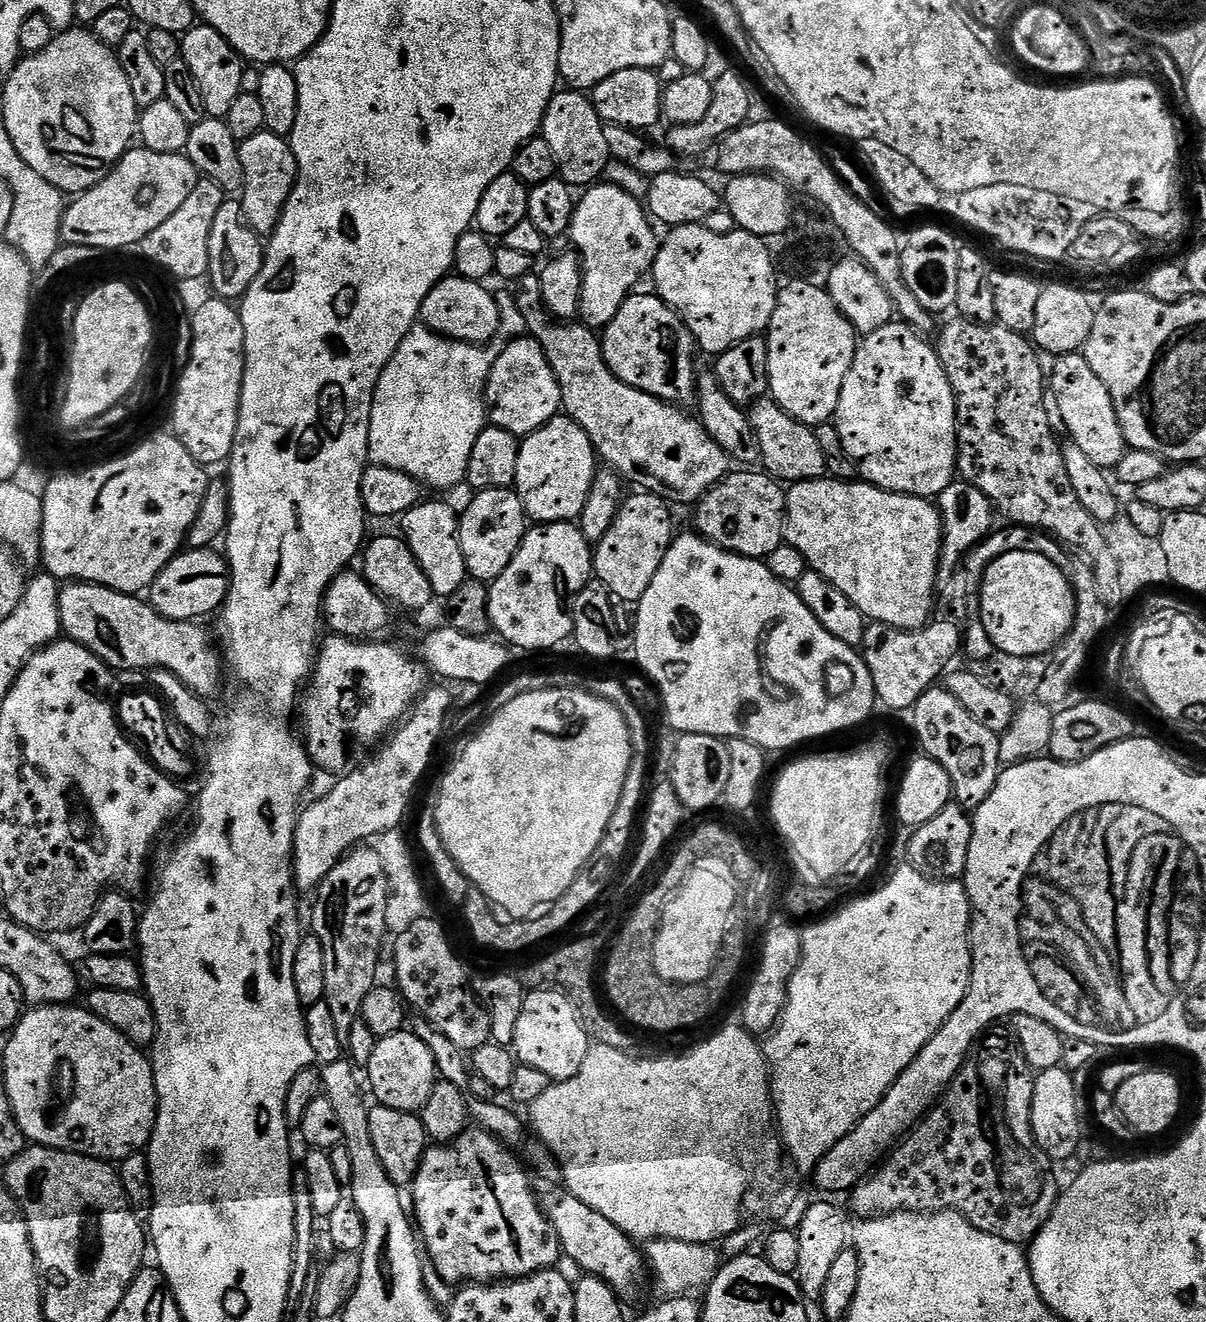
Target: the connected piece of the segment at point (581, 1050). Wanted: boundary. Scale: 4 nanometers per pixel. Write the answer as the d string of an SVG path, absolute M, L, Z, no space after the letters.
M532 990L525 995L518 1030L514 1030L511 1047L520 1064L542 1070L549 1081L559 1082L574 1078L586 1062L590 1041L575 1004L559 990Z

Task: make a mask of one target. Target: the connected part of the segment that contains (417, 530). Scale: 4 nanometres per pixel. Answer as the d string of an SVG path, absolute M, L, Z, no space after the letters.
M427 500L415 504L409 512L399 517L399 531L410 546L414 558L418 558L422 574L430 578L433 597L446 598L454 594L454 590L458 590L464 580L469 579L466 558L460 545L460 517L457 509L452 509L450 505L440 500Z

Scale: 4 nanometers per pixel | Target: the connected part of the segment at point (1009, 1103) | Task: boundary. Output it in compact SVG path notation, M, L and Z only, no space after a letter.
M993 1027L977 1040L939 1104L906 1139L850 1193L853 1217L861 1221L895 1212L958 1212L978 1230L1024 1246L1050 1218L1058 1195L1054 1161L1036 1144L1032 1133L1034 1072L1011 1031Z

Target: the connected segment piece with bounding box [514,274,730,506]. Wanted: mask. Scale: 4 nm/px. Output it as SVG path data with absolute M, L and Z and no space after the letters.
M529 274L520 277L514 288L516 305L522 310L522 318L526 318L527 335L537 340L546 354L546 362L554 370L554 378L558 378L558 386L562 390L562 408L572 421L590 438L597 457L604 460L609 469L617 476L628 480L637 489L653 492L655 496L663 496L665 500L676 504L695 505L704 495L729 475L730 457L705 430L695 415L687 416L683 407L668 404L657 396L646 394L626 382L622 382L612 373L604 360L604 346L599 335L596 336L591 327L583 322L561 322L548 312L540 293L539 275Z

